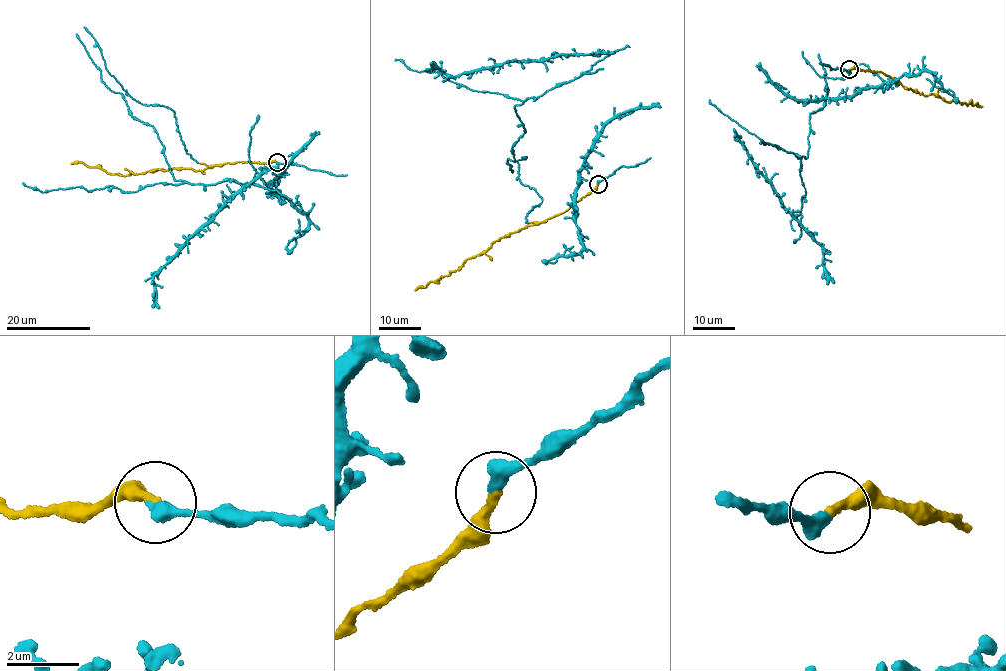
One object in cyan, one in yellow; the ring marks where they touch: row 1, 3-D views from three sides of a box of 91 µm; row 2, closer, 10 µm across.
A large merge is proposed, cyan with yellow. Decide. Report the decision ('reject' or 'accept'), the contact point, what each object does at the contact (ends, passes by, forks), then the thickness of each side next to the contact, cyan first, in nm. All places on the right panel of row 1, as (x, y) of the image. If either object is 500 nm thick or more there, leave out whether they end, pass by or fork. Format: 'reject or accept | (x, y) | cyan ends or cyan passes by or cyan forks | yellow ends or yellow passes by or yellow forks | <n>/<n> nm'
accept | (849, 69) | cyan ends | yellow ends | 360/260 nm

